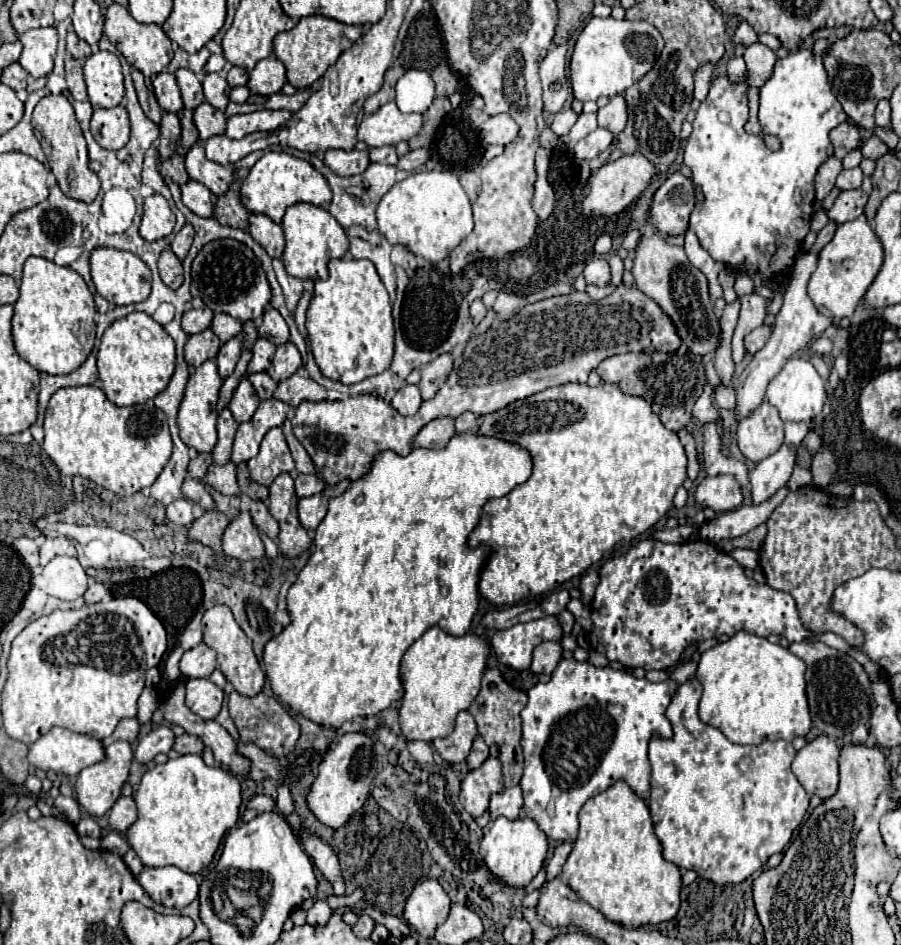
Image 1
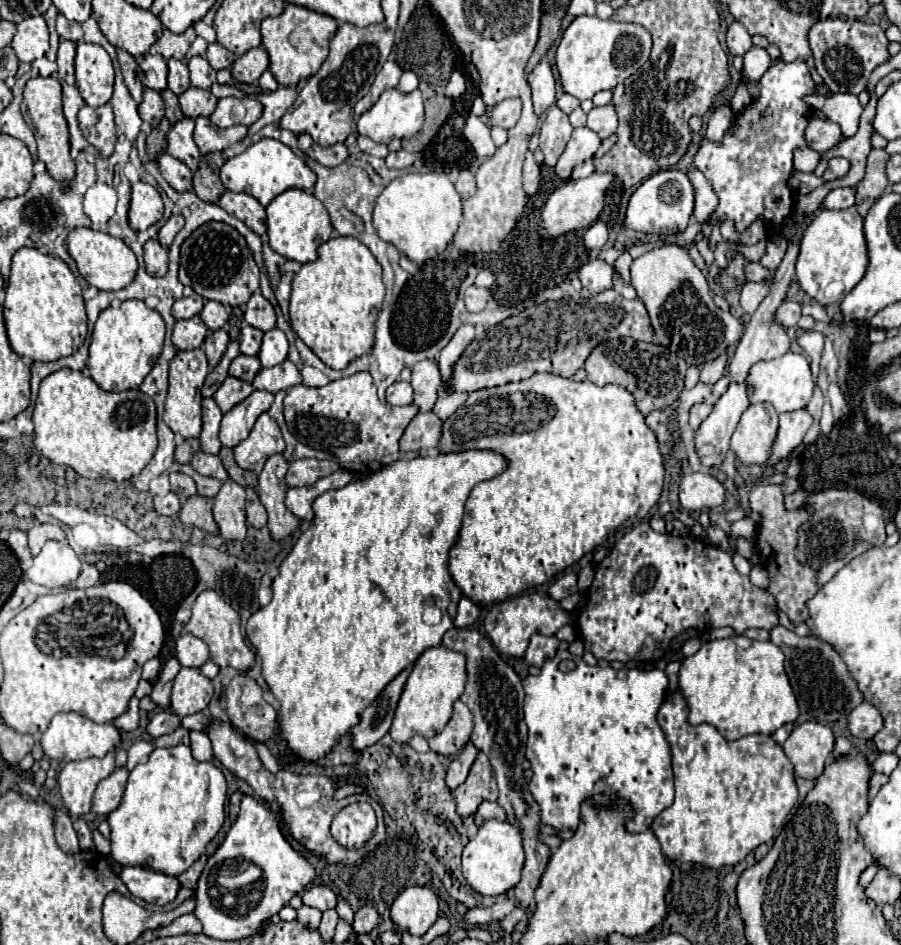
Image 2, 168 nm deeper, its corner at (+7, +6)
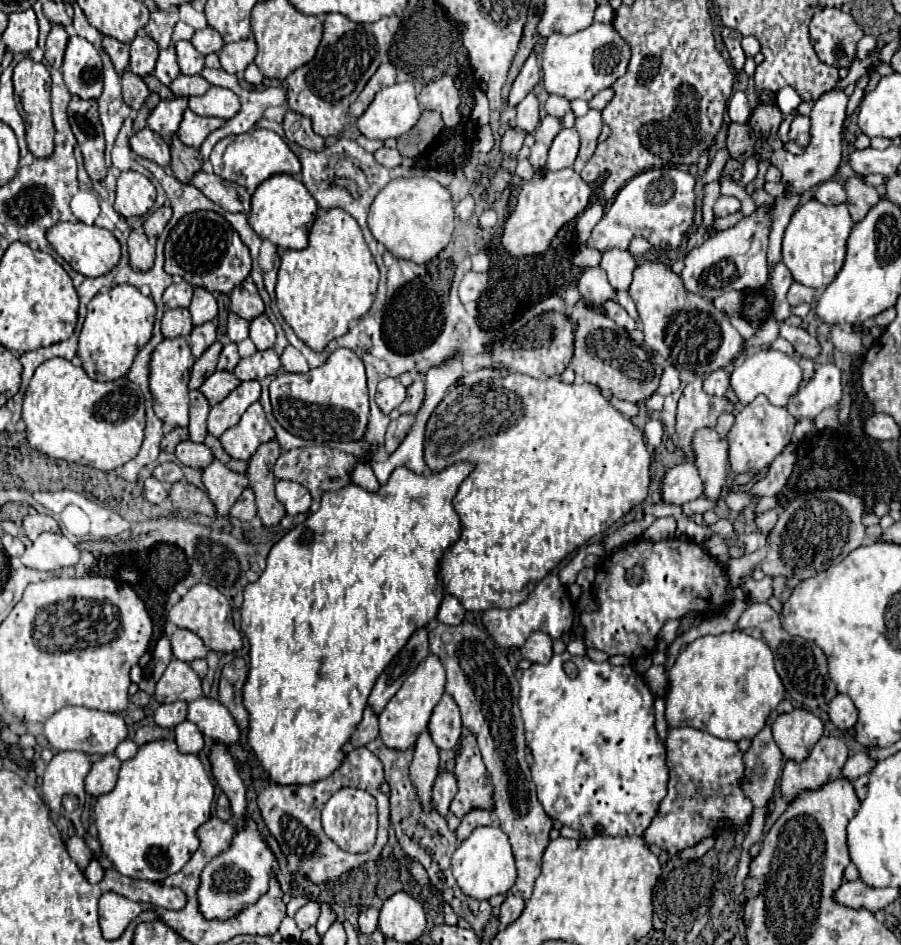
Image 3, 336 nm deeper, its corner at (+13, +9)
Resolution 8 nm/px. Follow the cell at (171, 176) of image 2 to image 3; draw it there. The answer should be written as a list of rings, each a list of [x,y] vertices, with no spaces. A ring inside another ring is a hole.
[[[148,127],[132,133],[130,149],[144,159],[150,159],[162,167],[168,167],[168,143]]]

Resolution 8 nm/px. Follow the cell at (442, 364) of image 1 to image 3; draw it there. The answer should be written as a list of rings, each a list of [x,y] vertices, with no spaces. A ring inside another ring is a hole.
[[[418,377],[418,379],[408,387],[408,395],[406,395],[404,403],[398,407],[398,411],[400,411],[400,413],[410,413],[410,415],[414,415],[414,413],[418,413],[422,401],[424,401],[424,381]]]

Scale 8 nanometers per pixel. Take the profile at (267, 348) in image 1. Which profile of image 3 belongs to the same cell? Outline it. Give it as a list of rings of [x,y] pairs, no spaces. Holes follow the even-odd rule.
[[[228,313],[228,331],[226,331],[226,335],[228,335],[228,339],[232,341],[232,343],[240,343],[242,339],[246,339],[248,337],[248,321],[246,319],[242,319],[242,317],[238,317],[236,313]]]

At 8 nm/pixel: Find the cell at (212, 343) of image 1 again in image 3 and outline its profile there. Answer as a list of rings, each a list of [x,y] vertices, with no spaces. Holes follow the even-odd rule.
[[[166,309],[162,317],[162,335],[164,337],[188,337],[192,331],[192,317],[188,309]]]

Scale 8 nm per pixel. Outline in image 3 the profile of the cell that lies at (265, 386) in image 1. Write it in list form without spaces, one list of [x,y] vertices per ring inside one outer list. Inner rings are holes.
[[[228,343],[228,345],[224,345],[224,349],[222,349],[222,353],[220,353],[218,369],[220,369],[220,371],[232,371],[232,369],[236,367],[236,361],[240,361],[236,343]]]

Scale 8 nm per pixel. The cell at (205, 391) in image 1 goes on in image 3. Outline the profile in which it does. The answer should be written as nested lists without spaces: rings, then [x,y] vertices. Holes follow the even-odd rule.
[[[184,337],[162,339],[150,355],[150,391],[154,397],[154,413],[168,427],[188,425],[188,373],[192,371],[192,353]]]

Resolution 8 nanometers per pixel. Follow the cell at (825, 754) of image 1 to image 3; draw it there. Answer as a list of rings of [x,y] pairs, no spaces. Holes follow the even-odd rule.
[[[792,709],[790,713],[782,713],[772,723],[772,735],[780,751],[784,753],[786,759],[794,759],[794,761],[802,761],[804,757],[808,757],[812,745],[816,745],[816,741],[822,737],[822,731],[824,731],[822,721],[806,709]]]

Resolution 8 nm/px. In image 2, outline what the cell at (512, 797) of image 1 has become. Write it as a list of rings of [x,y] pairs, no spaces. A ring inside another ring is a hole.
[[[484,800],[484,802],[478,806],[474,818],[476,818],[476,824],[482,826],[482,822],[492,820],[492,818],[496,818],[496,820],[506,820],[506,814],[504,814],[504,810],[502,810],[496,802],[488,802],[488,800]]]

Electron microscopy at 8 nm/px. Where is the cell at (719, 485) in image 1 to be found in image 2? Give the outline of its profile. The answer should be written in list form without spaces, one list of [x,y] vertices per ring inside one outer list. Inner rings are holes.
[[[692,472],[680,480],[680,506],[686,510],[716,508],[724,504],[724,498],[724,486],[708,472]]]

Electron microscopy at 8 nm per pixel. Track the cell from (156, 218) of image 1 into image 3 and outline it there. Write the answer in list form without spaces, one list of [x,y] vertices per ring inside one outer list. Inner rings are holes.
[[[122,171],[116,185],[116,203],[114,209],[124,217],[138,217],[148,213],[154,205],[156,189],[150,179],[138,171]]]

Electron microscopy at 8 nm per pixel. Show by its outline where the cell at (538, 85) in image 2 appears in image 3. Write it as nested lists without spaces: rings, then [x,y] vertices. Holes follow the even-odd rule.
[[[528,93],[524,97],[524,101],[516,107],[518,115],[516,115],[516,129],[524,131],[524,133],[532,133],[540,121],[538,115],[538,99],[534,93]]]

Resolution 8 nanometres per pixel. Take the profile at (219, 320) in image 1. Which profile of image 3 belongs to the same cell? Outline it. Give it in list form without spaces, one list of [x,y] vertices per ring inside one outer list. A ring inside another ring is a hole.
[[[196,287],[188,311],[192,313],[194,325],[202,325],[202,323],[206,323],[206,321],[212,321],[212,319],[216,319],[216,315],[218,315],[216,297],[214,297],[208,289]]]

